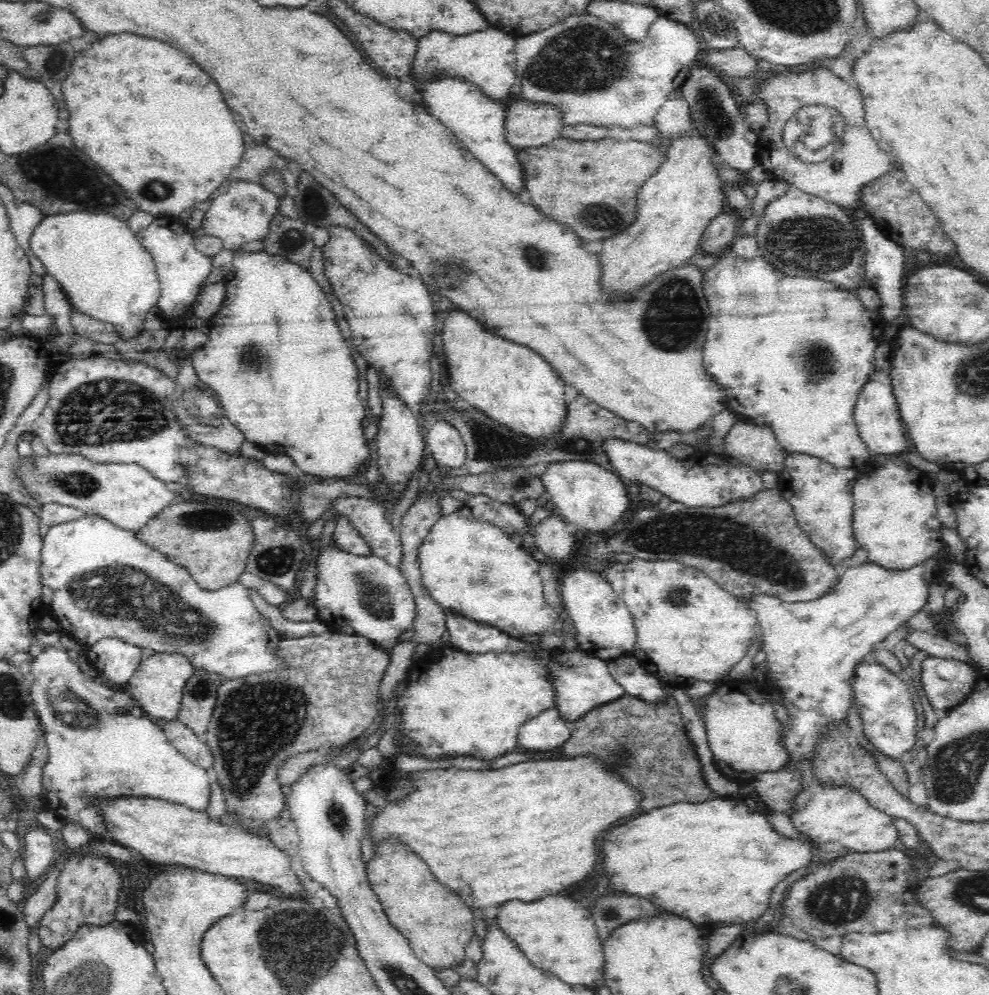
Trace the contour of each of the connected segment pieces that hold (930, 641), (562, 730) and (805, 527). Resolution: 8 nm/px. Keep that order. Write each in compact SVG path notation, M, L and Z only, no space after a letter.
M906 628L904 640L918 648L918 650L927 652L930 657L953 658L969 662L965 646L950 642L943 632L932 634L932 632L924 632L924 630Z
M546 707L536 718L530 718L521 727L517 736L518 750L548 752L563 746L571 737L567 721L559 710Z
M802 453L787 454L777 489L791 504L791 512L799 528L807 534L810 543L827 558L831 566L842 564L856 552L857 543L851 530L853 514L853 486L861 470L834 466L820 458Z

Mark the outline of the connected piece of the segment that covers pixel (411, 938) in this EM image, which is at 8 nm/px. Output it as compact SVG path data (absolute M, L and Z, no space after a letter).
M390 838L374 848L374 857L367 862L369 888L383 906L392 926L402 933L413 953L433 971L456 970L466 962L466 946L476 936L472 909L464 906L458 896L438 886L434 874L420 858L398 850L398 842Z

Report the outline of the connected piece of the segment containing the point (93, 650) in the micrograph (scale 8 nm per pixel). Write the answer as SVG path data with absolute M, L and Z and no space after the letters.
M119 638L98 639L92 646L85 646L89 663L110 681L125 685L142 660L141 648Z

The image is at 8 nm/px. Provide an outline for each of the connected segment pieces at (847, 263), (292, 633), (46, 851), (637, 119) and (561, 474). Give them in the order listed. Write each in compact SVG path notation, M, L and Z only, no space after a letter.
M789 186L782 196L778 196L765 207L754 235L758 240L761 257L782 274L818 278L833 283L838 289L854 291L860 287L860 269L866 252L860 232L854 226L854 219L849 208Z
M248 590L248 592L250 592L252 603L267 617L271 622L272 628L278 631L282 639L300 638L301 636L320 634L330 630L327 624L320 619L310 622L292 622L291 620L286 620L283 613L279 611L280 608L266 604L259 597L258 592L254 592L254 590Z
M32 828L25 834L25 845L28 854L24 858L24 867L30 882L45 874L53 862L53 834L45 828Z
M594 16L568 18L566 22L538 34L516 38L515 76L521 84L521 100L555 108L561 116L563 126L584 123L606 128L652 125L659 108L674 90L681 88L690 74L702 47L698 36L685 24L662 16L652 21L647 37L642 42L625 40L619 30L610 30L606 22L598 22L598 18Z
M556 462L546 468L540 479L549 492L555 512L566 522L576 524L580 532L589 530L602 534L616 530L630 512L626 483L616 476L616 472L610 472L593 462Z

